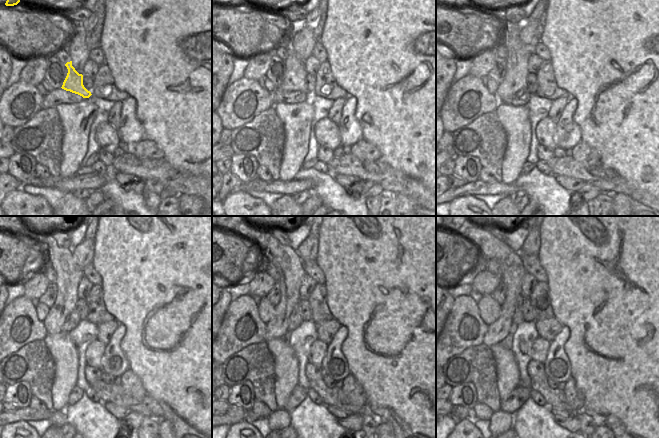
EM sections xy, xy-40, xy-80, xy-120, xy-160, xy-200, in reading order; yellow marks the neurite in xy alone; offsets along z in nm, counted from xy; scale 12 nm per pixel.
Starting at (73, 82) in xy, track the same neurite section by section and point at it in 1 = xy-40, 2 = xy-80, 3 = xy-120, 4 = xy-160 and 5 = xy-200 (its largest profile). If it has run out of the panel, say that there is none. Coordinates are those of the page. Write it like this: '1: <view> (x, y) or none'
1: xy-40 (296, 82)
2: xy-80 (519, 82)
3: xy-120 (55, 251)
4: xy-160 (273, 249)
5: xy-200 (492, 248)

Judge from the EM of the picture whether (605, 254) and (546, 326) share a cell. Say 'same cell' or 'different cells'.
different cells

